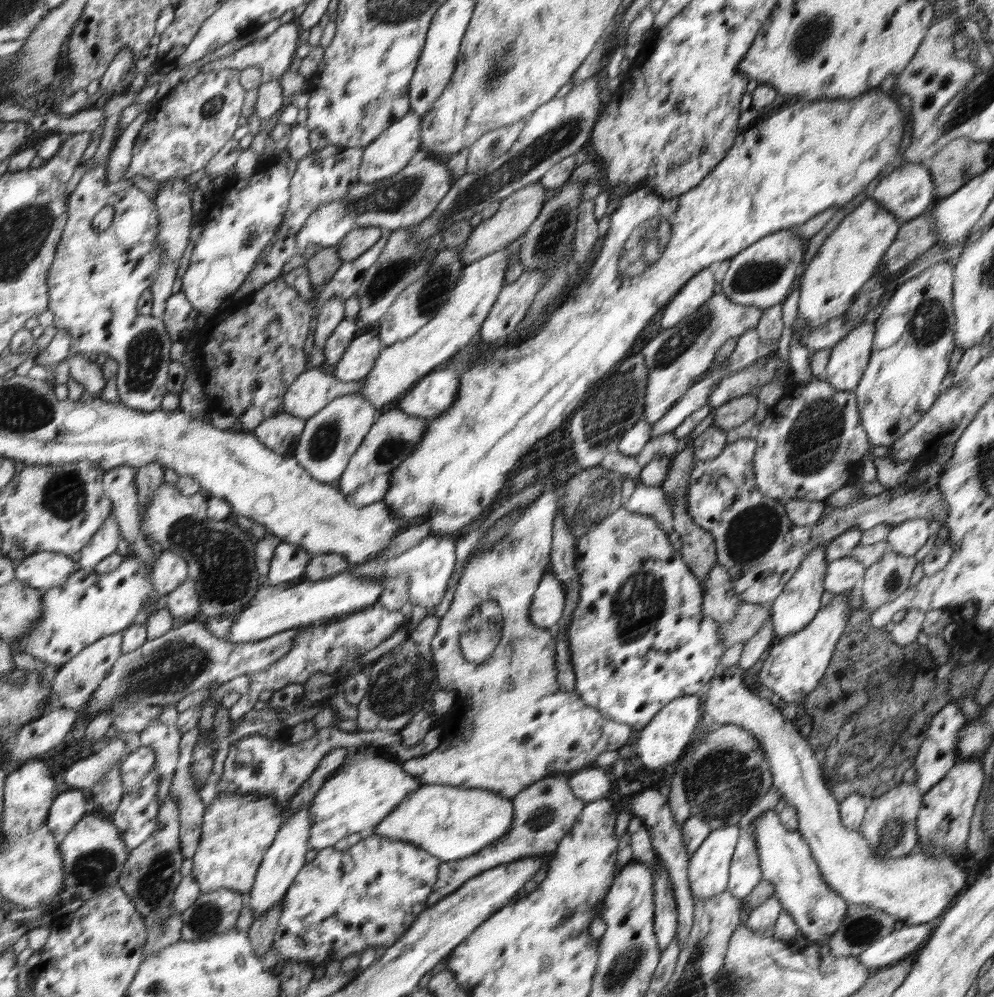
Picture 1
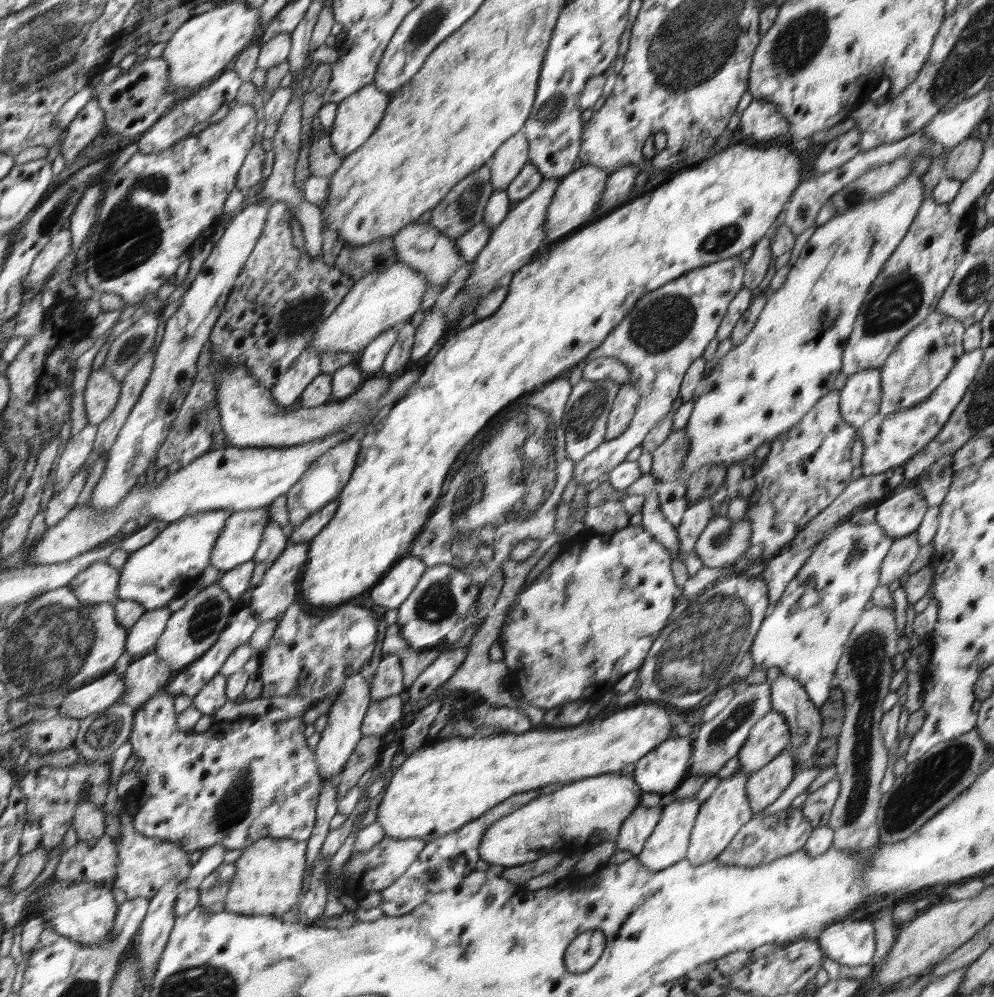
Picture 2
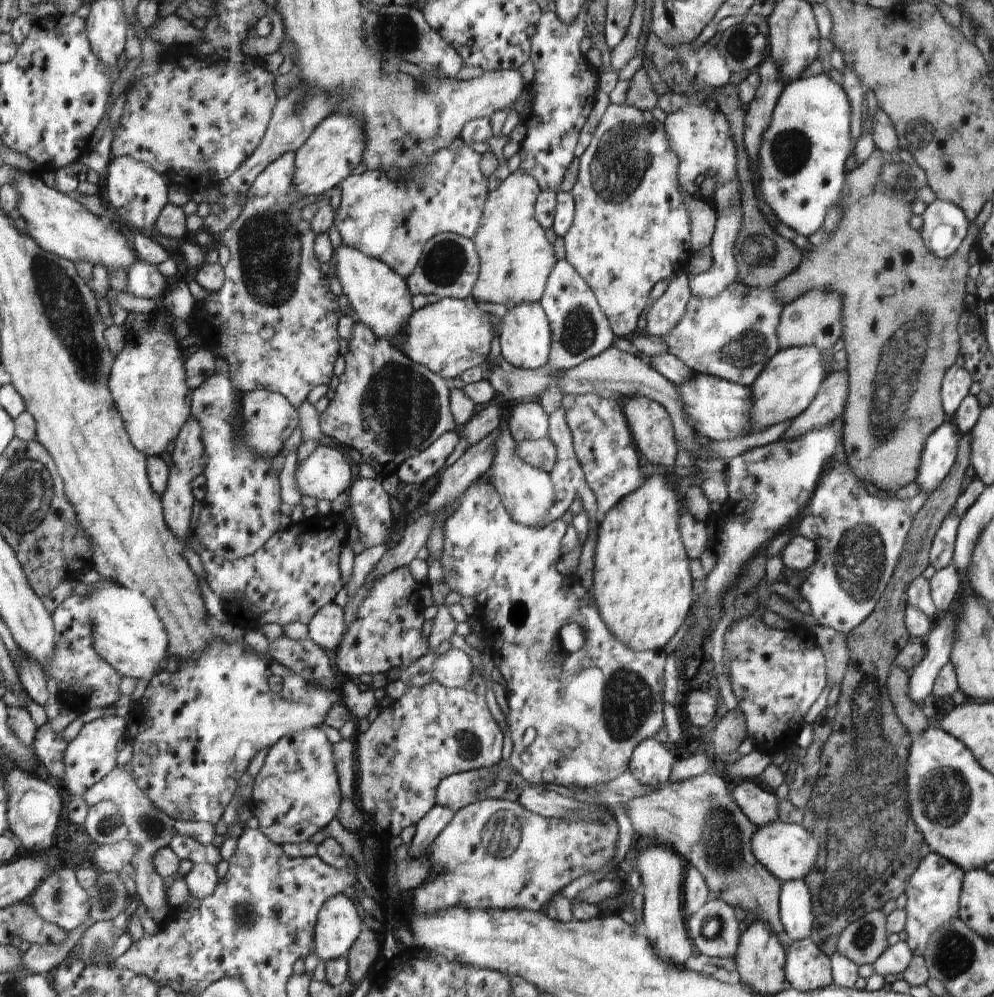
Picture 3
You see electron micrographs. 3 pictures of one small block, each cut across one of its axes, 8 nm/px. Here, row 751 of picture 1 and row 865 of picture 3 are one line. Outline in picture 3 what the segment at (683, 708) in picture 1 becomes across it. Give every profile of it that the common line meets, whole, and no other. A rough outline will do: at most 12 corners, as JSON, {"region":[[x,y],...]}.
{"region":[[650,846],[635,869],[642,930],[660,958],[684,966],[682,858]]}

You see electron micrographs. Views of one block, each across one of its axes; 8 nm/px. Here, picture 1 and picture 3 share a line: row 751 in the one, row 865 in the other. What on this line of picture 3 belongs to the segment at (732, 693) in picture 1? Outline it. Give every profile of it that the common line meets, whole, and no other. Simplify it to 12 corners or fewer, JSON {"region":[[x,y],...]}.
{"region":[[772,822],[751,838],[755,857],[781,882],[803,880],[816,840],[802,825]]}

